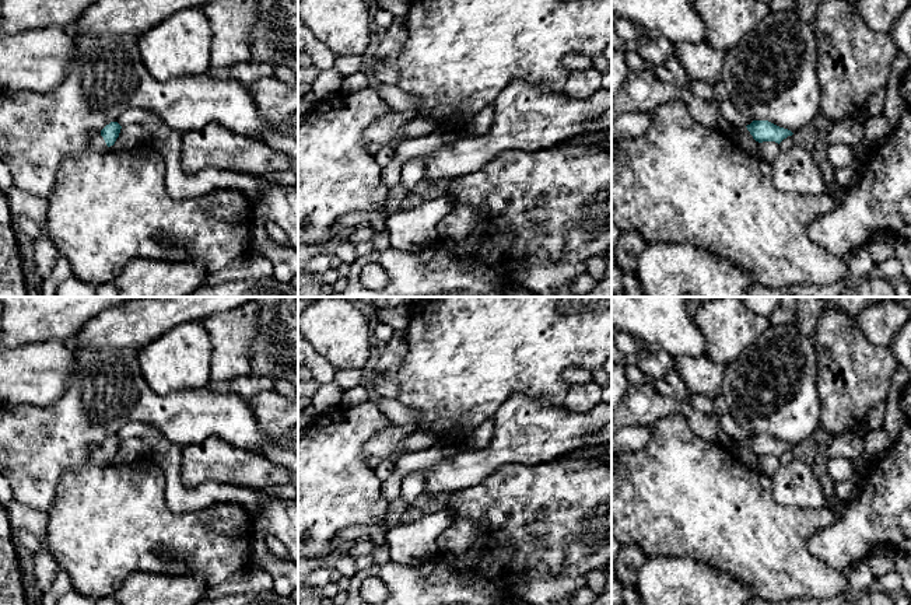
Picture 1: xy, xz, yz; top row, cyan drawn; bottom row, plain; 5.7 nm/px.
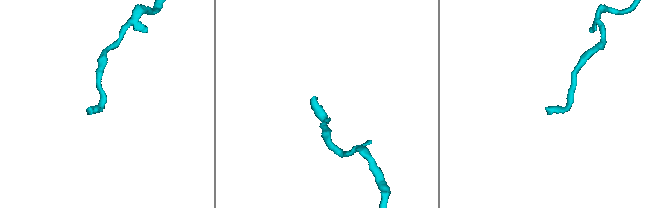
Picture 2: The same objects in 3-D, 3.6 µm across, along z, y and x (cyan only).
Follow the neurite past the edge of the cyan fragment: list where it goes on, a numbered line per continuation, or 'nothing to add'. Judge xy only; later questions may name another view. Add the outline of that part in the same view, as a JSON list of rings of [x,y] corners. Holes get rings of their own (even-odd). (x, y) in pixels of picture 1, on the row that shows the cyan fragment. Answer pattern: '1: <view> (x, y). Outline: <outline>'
1: xy (97, 144). Outline: [[[95,133],[91,137],[91,141],[87,147],[87,150],[94,151],[94,153],[104,153],[104,150],[106,148],[106,143],[104,140],[104,137],[101,136],[101,133]]]

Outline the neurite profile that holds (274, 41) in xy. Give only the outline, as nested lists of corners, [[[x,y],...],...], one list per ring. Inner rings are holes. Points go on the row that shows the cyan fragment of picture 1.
[[[260,0],[248,62],[285,64],[298,78],[298,0]]]

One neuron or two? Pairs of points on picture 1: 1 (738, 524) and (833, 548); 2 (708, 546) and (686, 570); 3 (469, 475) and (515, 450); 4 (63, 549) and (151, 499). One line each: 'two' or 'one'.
1: two
2: two
3: one
4: one

